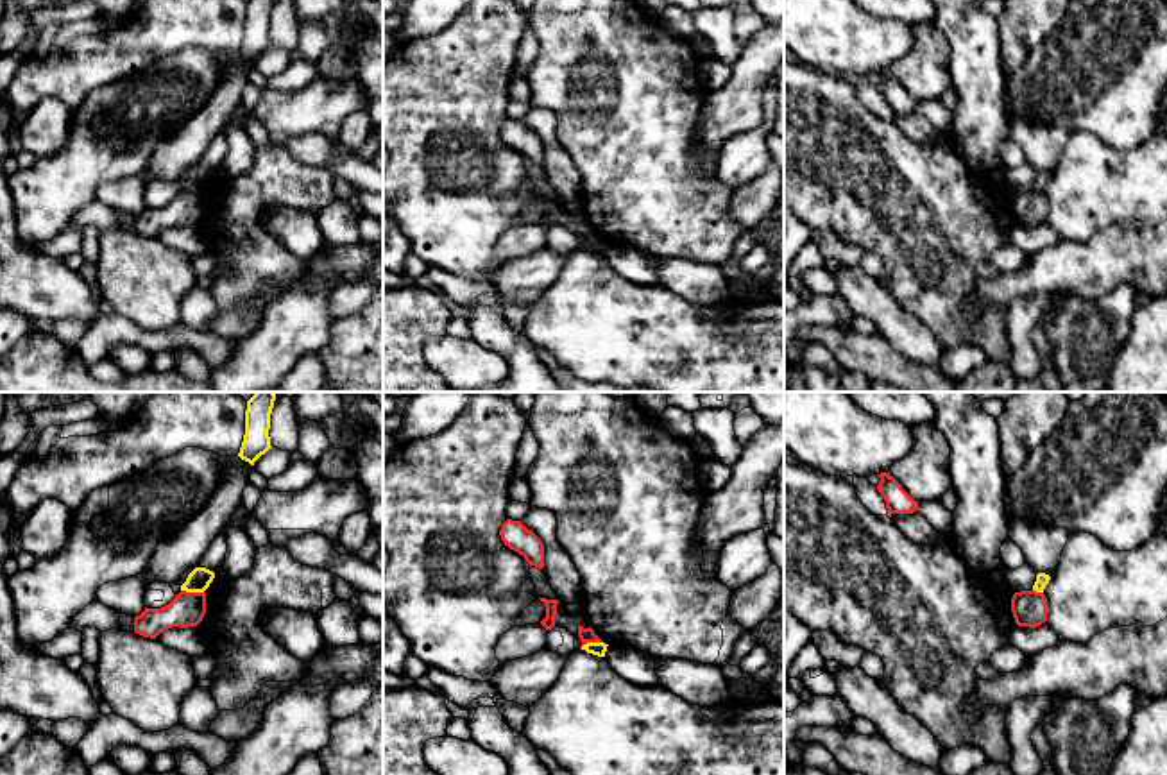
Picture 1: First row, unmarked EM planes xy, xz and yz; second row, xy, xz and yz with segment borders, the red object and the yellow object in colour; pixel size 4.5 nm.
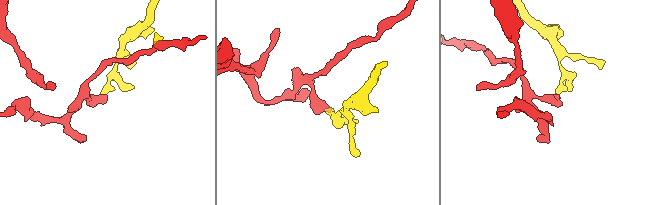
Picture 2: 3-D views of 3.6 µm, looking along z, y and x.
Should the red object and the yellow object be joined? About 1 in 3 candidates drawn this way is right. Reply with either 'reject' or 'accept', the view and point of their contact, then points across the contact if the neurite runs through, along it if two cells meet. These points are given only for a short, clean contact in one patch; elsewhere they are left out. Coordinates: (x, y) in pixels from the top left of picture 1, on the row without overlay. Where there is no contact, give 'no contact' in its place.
reject | xz (591, 240) | along xz (602, 240), (587, 240), (580, 247)

